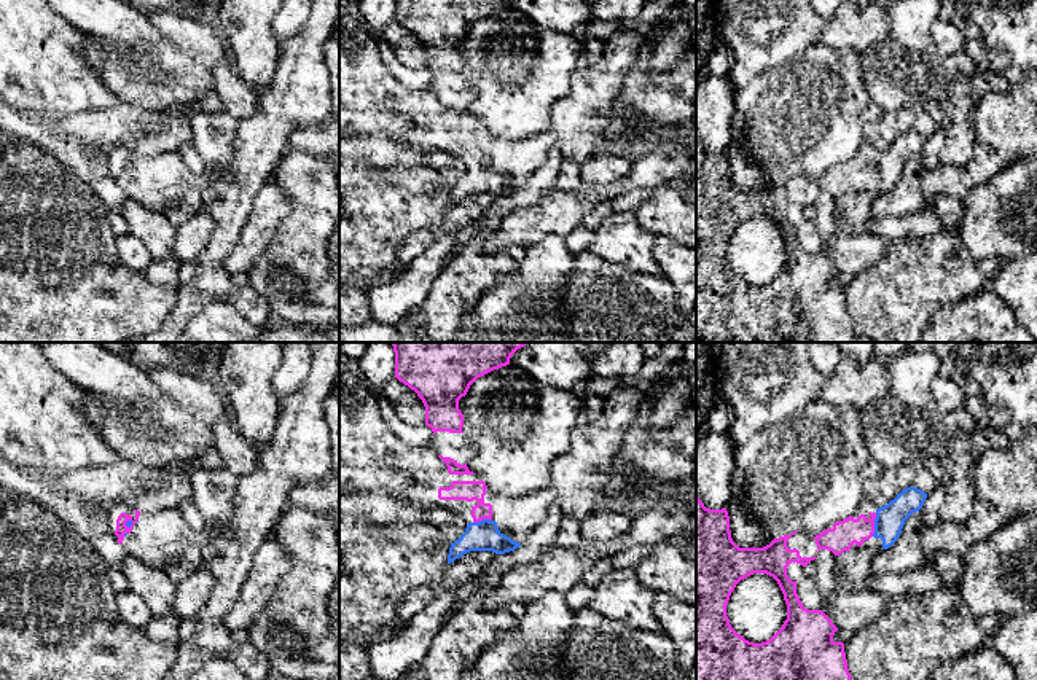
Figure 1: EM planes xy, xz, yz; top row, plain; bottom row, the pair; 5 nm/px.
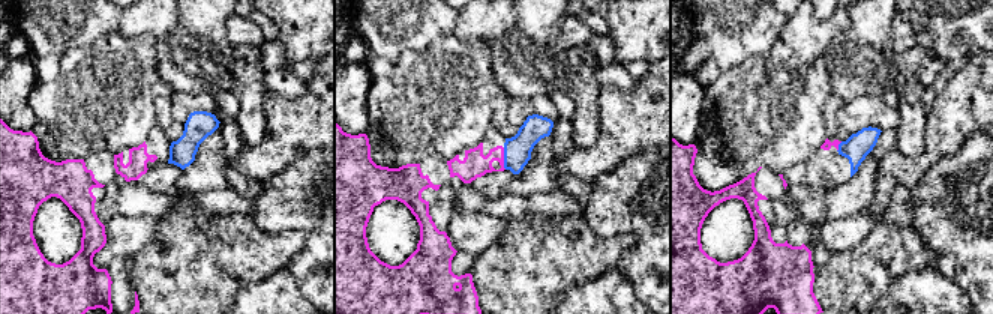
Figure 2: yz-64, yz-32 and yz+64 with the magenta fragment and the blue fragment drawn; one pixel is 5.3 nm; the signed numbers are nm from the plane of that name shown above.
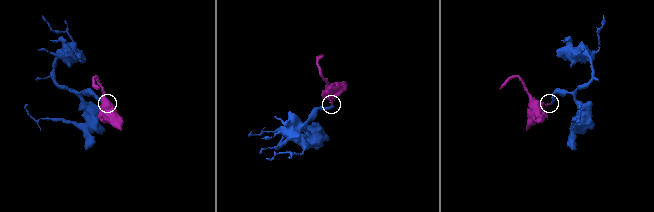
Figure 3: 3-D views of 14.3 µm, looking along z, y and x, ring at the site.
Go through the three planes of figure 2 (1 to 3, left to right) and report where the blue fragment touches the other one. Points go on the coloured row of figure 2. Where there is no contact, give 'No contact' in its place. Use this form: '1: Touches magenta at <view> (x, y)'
1: No contact
2: Touches magenta at yz-32 (503, 158)
3: Touches magenta at yz+64 (837, 146)

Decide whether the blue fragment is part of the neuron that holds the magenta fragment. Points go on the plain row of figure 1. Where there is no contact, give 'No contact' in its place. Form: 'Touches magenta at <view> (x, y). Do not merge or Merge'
Touches magenta at yz (873, 168). Do not merge

